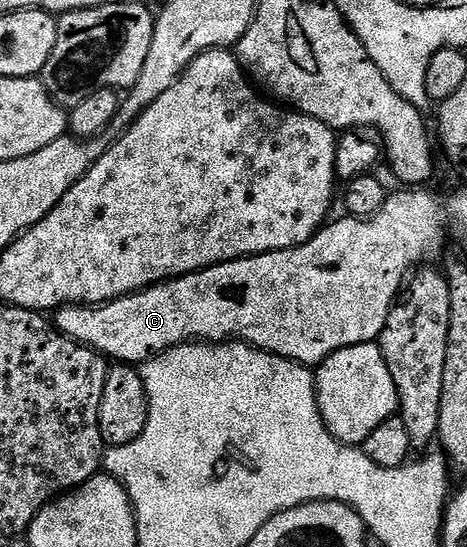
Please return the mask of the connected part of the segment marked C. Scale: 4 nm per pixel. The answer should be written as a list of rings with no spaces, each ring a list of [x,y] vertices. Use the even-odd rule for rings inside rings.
[[[416,187],[411,191],[400,191],[404,193],[393,192],[387,199],[386,203],[375,213],[372,217],[359,218],[350,217],[347,215],[341,216],[341,221],[333,220],[331,223],[325,224],[324,228],[320,230],[316,236],[312,237],[305,245],[299,245],[296,249],[283,249],[277,253],[260,253],[257,257],[240,257],[236,261],[223,261],[220,265],[212,265],[209,269],[199,269],[197,273],[187,273],[185,277],[173,277],[170,281],[162,281],[158,285],[150,285],[147,289],[141,289],[139,293],[131,293],[129,297],[120,297],[117,301],[109,301],[102,305],[95,307],[64,307],[55,314],[54,325],[55,328],[59,329],[65,337],[70,338],[72,341],[76,341],[79,345],[86,345],[89,349],[95,349],[97,353],[104,354],[105,358],[111,359],[116,363],[143,363],[152,360],[154,355],[159,355],[168,349],[173,349],[176,345],[182,345],[185,343],[243,343],[245,345],[251,345],[253,349],[262,349],[265,353],[274,353],[278,357],[284,357],[287,361],[294,361],[298,365],[305,367],[318,367],[322,364],[326,358],[331,355],[334,351],[342,351],[346,347],[354,347],[355,345],[370,345],[380,340],[380,332],[386,327],[386,319],[390,315],[394,302],[399,298],[402,292],[402,286],[405,284],[406,278],[409,276],[410,270],[413,267],[423,266],[425,263],[432,263],[432,260],[439,255],[444,249],[444,233],[440,230],[440,201],[432,193],[427,193],[429,190],[424,187]]]

